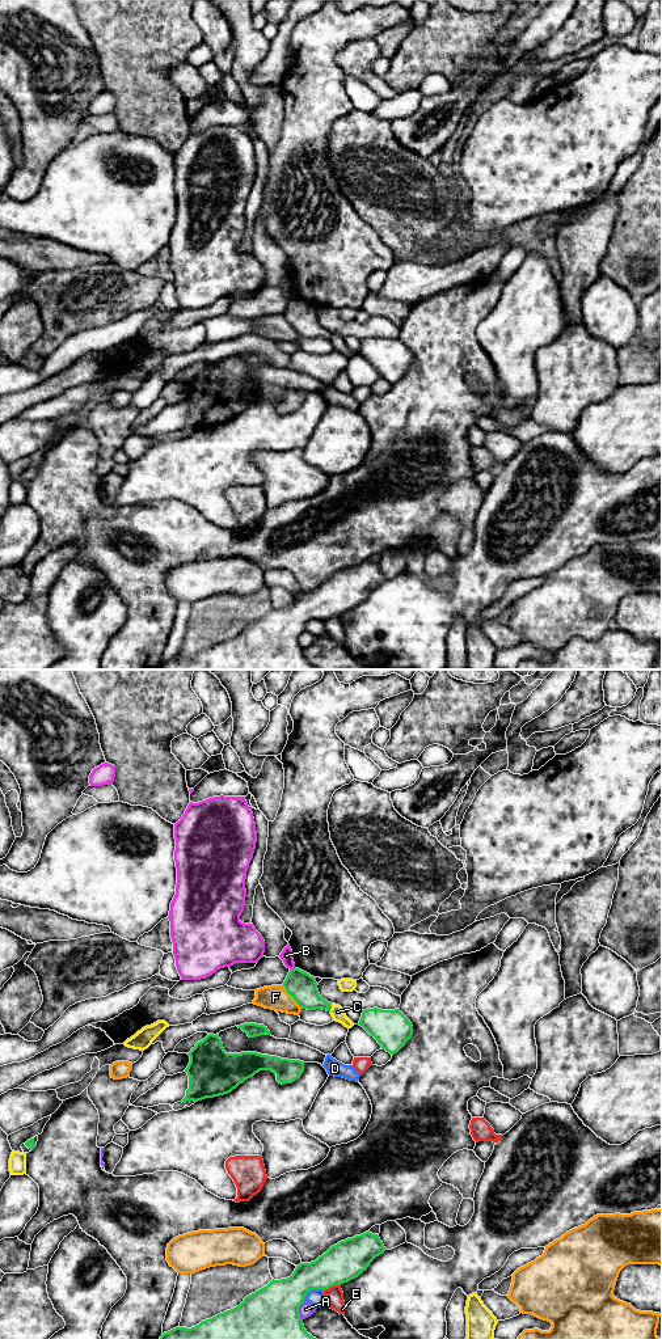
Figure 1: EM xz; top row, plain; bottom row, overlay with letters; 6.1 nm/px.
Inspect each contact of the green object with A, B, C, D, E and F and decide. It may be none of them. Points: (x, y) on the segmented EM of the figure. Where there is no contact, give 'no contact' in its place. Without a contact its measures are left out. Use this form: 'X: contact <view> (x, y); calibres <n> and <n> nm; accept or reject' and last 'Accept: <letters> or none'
A: contact xz (298, 1310); calibres 320 and 90 nm; reject
B: contact xz (291, 970); calibres 180 and 80 nm; reject
C: contact xz (330, 1008); calibres 180 and 80 nm; reject
D: contact xz (311, 1289); calibres 280 and 110 nm; reject
E: contact xz (332, 1285); calibres 240 and 110 nm; reject
F: contact xz (291, 996); calibres 180 and 160 nm; reject
Accept: none

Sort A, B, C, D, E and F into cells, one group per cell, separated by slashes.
A / B / C / D / E / F

